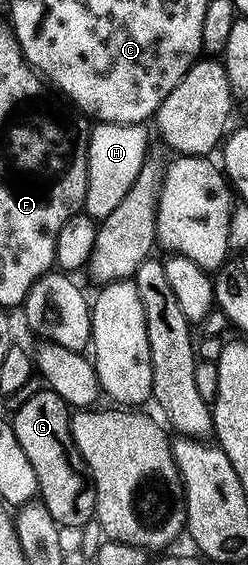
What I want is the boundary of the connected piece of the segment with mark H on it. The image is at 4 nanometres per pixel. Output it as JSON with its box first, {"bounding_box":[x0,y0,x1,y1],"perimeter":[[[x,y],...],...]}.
{"bounding_box":[83,123,150,221],"perimeter":[[[101,123],[95,124],[88,136],[88,188],[84,198],[83,210],[93,219],[102,221],[118,205],[122,205],[122,197],[134,185],[134,177],[138,177],[138,169],[142,169],[145,159],[150,154],[148,135],[139,123]]]}

